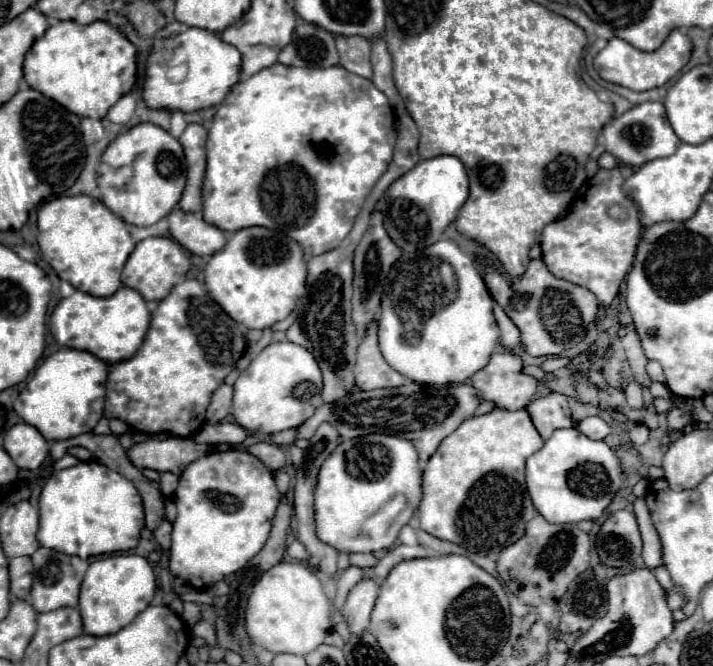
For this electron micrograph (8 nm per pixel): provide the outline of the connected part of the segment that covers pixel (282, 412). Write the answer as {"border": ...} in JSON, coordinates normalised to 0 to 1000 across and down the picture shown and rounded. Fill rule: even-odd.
{"border":[[[408,512],[380,515],[332,566],[327,578],[327,626],[349,650],[383,653],[419,641],[453,605],[450,581],[450,554],[428,521]]]}

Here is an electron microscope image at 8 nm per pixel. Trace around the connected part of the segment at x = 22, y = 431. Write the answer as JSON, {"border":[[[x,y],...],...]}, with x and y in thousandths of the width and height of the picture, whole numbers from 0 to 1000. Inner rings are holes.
{"border":[[[24,635],[7,653],[7,677],[27,704],[52,707],[69,683],[69,665],[46,638]]]}

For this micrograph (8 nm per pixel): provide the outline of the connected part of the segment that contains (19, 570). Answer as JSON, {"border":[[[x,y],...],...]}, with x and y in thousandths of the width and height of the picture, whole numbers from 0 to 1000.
{"border":[[[43,836],[13,839],[13,863],[15,863],[15,890],[18,890],[18,896],[35,899],[43,887],[43,875],[46,875]]]}

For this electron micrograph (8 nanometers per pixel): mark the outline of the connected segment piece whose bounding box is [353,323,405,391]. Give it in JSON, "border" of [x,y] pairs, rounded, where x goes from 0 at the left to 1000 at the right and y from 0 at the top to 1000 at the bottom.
{"border":[[[520,485],[504,524],[501,524],[501,545],[495,551],[498,578],[506,587],[523,587],[537,581],[562,581],[568,566],[557,560],[534,533],[529,518],[529,488]]]}

